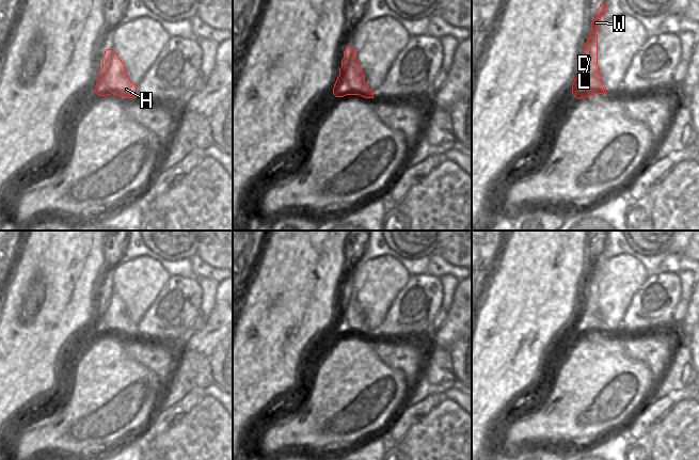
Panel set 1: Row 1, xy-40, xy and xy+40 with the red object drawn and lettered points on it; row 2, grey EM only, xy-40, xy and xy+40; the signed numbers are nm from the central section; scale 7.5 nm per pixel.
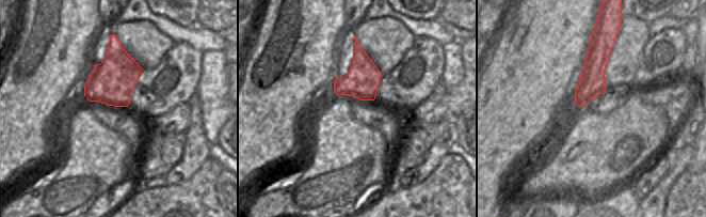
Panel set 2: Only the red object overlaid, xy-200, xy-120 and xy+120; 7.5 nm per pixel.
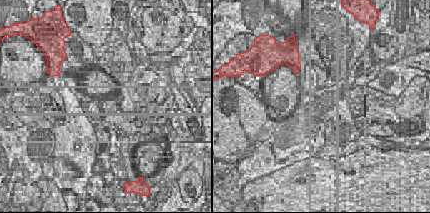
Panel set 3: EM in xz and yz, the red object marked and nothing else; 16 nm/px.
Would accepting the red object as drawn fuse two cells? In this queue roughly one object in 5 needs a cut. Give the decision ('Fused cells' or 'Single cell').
Fused cells.

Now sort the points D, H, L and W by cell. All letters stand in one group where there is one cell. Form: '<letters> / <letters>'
D L W / H

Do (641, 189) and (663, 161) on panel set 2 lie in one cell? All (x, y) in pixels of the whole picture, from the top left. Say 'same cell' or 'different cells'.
same cell

